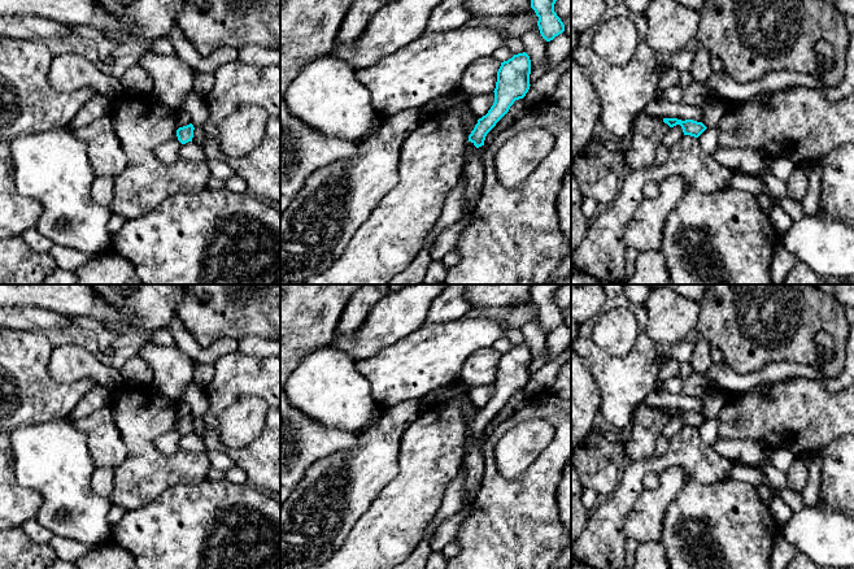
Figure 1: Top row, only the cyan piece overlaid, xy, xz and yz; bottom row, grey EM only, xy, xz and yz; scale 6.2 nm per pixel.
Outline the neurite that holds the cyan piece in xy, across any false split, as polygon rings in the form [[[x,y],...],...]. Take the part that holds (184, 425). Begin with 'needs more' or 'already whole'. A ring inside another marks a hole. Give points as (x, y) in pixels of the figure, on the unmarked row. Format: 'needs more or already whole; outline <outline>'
already whole; outline [[[189,414],[187,417],[183,417],[183,418],[179,418],[177,421],[177,427],[178,427],[178,431],[182,434],[182,435],[186,435],[188,433],[192,433],[192,429],[193,429],[193,416]]]

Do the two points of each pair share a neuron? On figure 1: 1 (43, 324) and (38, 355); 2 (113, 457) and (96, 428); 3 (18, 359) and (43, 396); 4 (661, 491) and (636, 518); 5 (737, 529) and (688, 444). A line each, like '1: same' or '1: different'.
1: different
2: same
3: same
4: same
5: different

